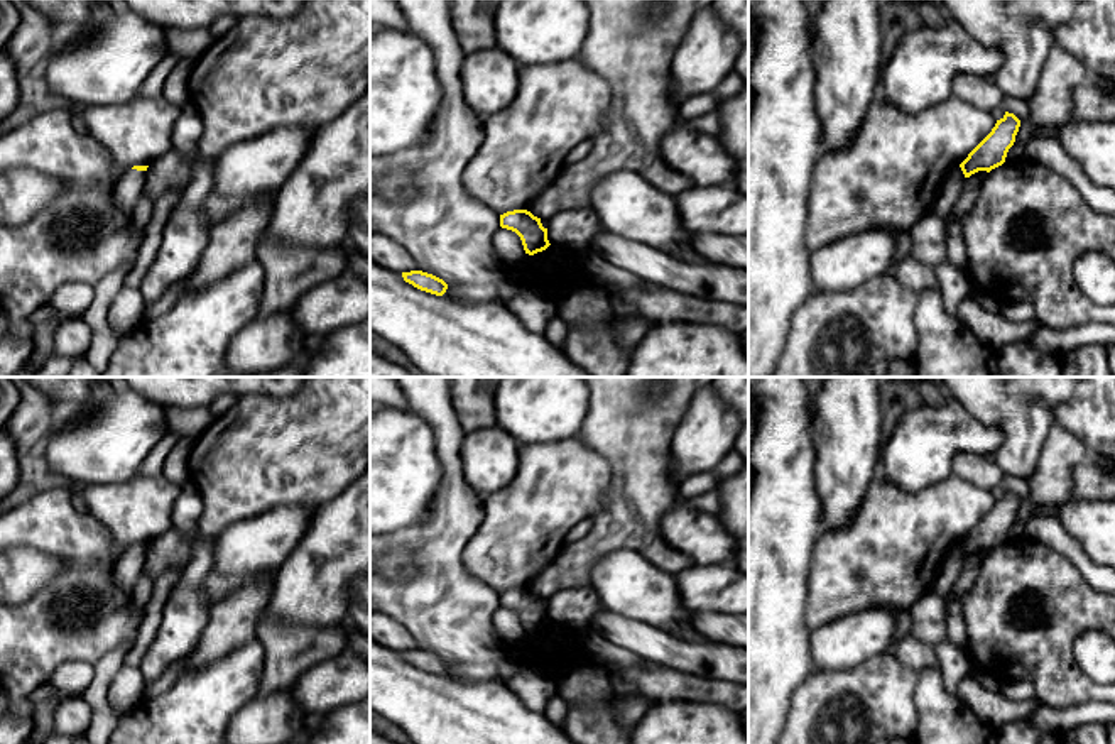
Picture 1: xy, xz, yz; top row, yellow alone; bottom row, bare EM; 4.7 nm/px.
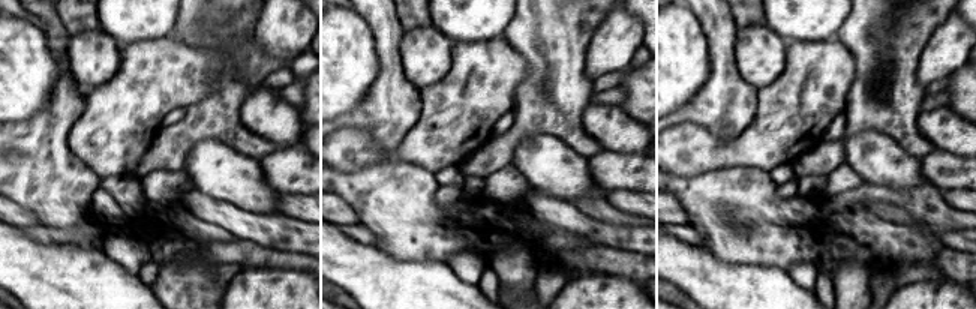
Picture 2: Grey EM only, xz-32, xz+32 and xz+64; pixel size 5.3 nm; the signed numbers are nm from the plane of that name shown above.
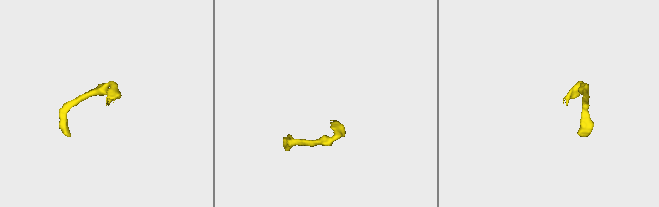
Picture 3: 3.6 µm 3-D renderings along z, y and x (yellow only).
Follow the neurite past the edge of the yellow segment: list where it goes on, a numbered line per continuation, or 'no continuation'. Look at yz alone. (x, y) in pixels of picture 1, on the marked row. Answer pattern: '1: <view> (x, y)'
no continuation

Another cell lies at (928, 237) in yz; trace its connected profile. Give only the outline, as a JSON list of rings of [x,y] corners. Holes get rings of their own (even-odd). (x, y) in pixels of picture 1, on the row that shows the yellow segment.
[[[931,211],[911,230],[911,255],[919,262],[936,267],[946,259],[946,227],[943,213]]]

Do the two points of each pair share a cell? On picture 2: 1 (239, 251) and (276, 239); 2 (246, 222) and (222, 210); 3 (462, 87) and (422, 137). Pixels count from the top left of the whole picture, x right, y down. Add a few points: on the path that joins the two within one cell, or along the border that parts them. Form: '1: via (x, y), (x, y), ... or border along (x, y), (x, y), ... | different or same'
1: border along (239, 239), (293, 254) | different
2: via (240, 222), (228, 216) | same
3: via (459, 99), (434, 125) | same

